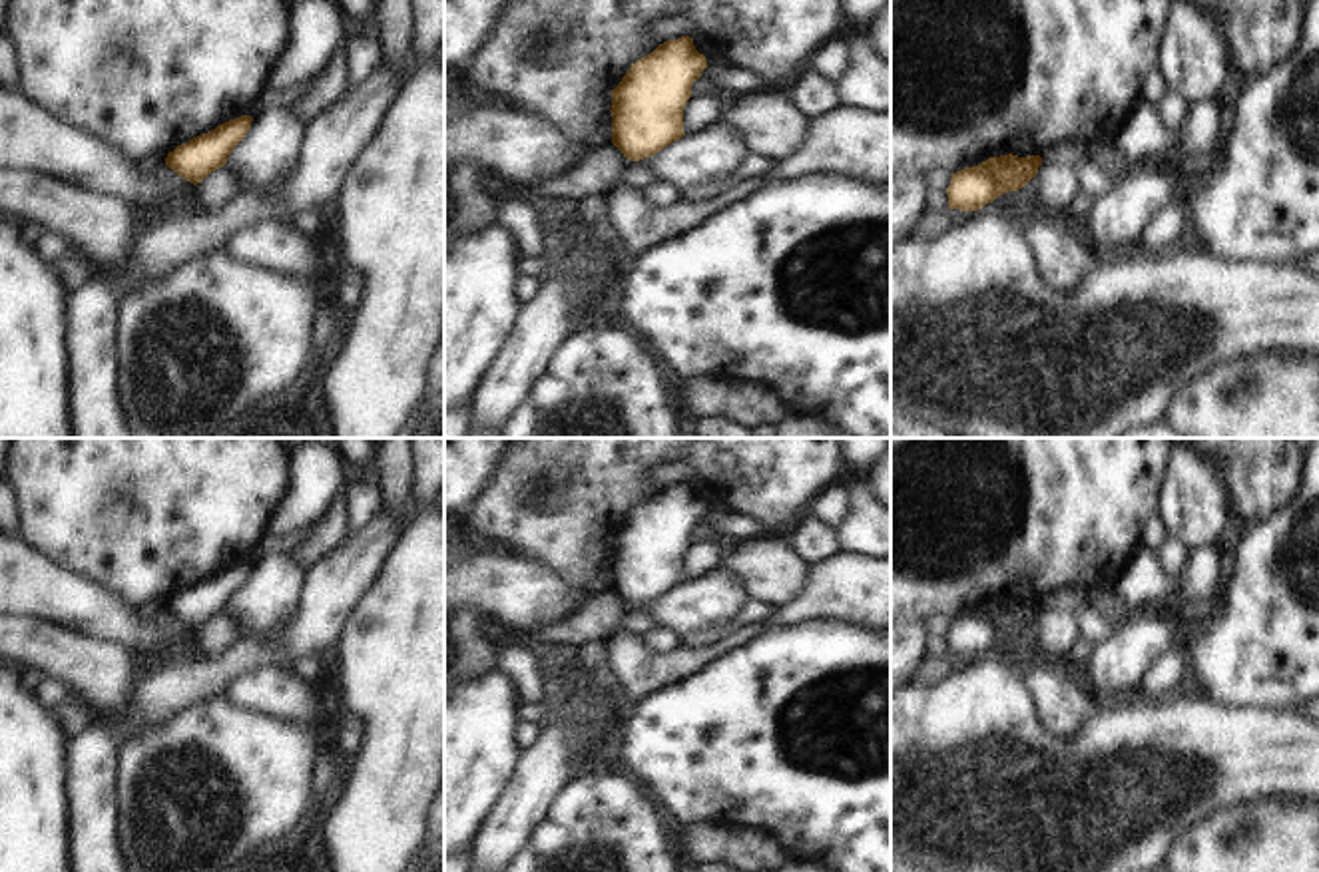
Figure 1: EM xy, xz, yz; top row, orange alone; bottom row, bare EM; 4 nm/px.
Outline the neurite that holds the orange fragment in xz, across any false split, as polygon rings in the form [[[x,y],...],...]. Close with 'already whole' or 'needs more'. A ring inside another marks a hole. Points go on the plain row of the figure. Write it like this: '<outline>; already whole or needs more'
[[[689,482],[667,486],[612,536],[612,589],[632,607],[683,583],[683,553],[707,506]]]; already whole

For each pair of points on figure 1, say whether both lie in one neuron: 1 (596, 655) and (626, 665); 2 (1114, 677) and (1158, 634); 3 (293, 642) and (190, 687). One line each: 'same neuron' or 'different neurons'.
1: different neurons
2: same neuron
3: same neuron

